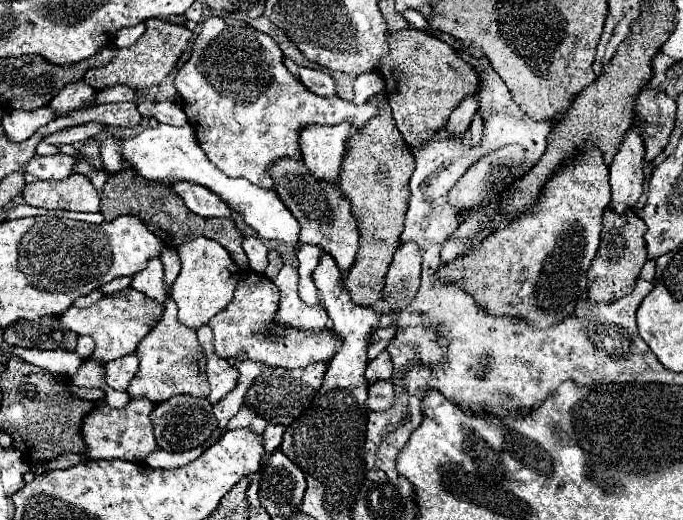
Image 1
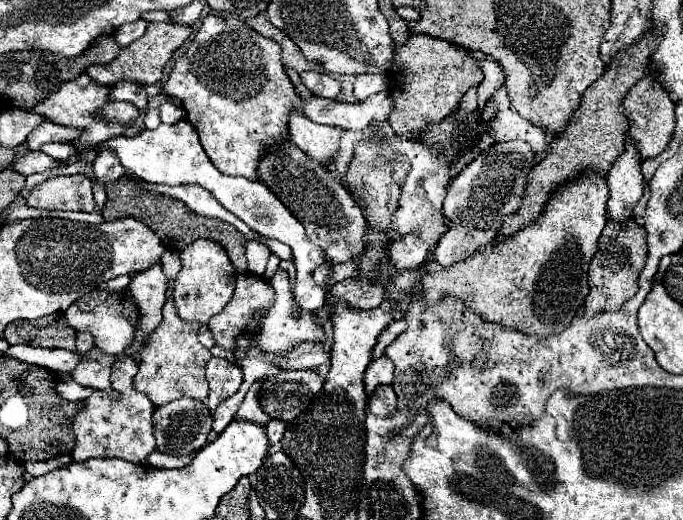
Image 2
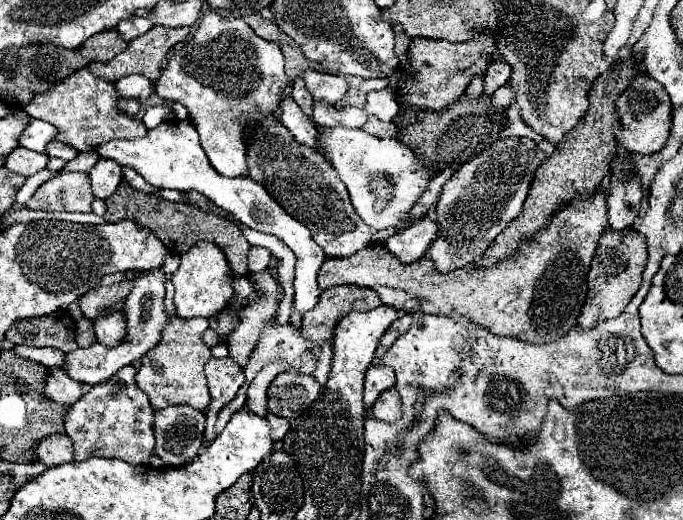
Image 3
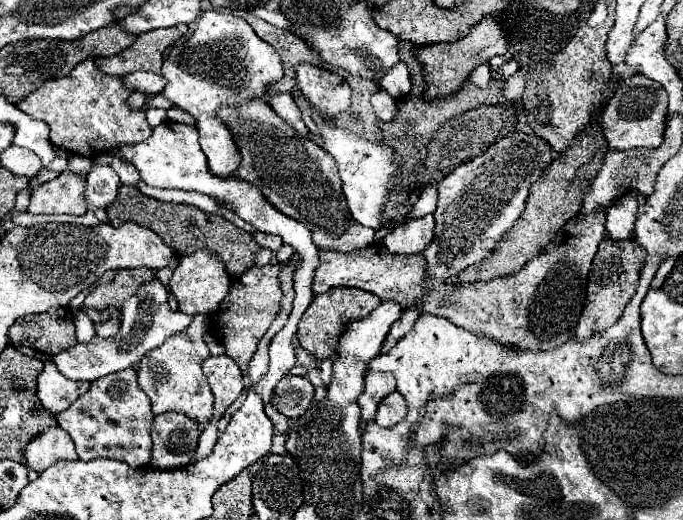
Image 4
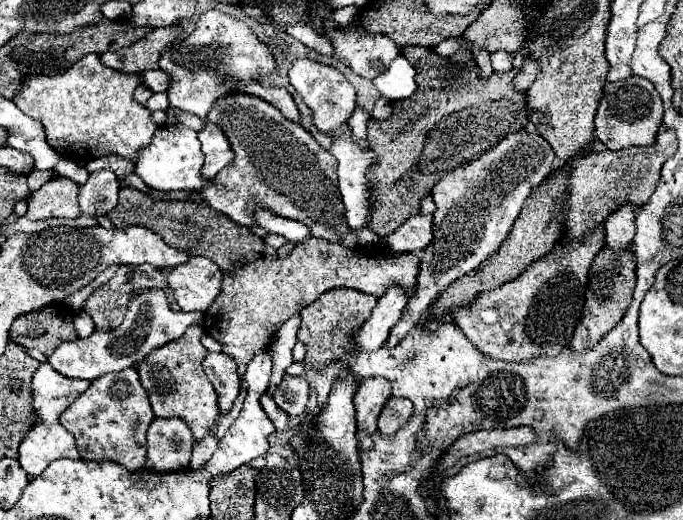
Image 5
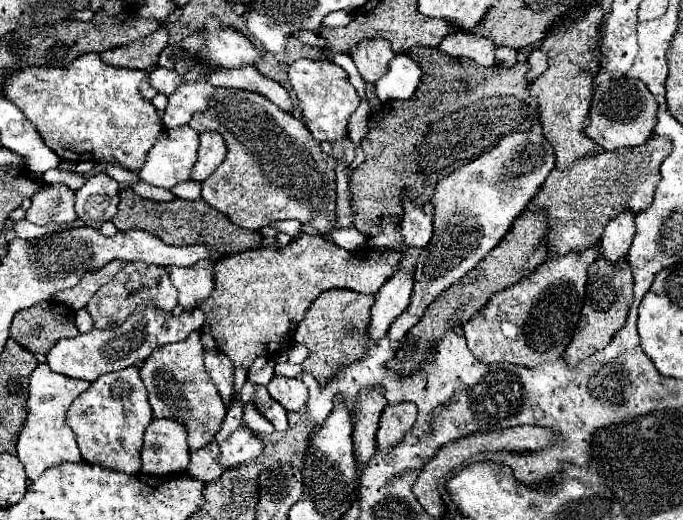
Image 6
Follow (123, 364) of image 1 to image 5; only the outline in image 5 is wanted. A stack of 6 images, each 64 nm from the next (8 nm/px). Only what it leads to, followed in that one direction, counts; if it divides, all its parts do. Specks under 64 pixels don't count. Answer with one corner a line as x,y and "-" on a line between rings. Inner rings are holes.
136,368
106,374
94,382
96,394
80,394
76,402
62,414
62,426
76,438
78,452
84,460
110,460
128,472
138,472
146,464
146,430
154,420
148,394
138,380

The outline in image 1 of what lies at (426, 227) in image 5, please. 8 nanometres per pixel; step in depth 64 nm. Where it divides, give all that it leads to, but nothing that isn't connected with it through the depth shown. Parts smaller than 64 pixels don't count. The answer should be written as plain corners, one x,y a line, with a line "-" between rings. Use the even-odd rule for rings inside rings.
402,242
394,252
386,274
386,288
382,290
382,300
400,304
394,308
394,314
398,314
416,296
420,288
420,264
422,256
416,242

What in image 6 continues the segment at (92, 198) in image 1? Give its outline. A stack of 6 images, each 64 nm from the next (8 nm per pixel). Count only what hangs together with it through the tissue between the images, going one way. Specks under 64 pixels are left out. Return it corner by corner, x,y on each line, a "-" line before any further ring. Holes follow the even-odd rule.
64,184
44,186
32,198
32,206
26,212
26,220
34,224
70,224
76,220
74,190

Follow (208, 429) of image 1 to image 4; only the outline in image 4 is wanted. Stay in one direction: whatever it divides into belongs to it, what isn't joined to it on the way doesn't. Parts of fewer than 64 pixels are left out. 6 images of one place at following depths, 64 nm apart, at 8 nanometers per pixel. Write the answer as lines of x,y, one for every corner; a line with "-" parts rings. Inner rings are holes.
160,414
152,422
152,460
150,466
158,470
176,470
192,462
198,444
198,424
184,414

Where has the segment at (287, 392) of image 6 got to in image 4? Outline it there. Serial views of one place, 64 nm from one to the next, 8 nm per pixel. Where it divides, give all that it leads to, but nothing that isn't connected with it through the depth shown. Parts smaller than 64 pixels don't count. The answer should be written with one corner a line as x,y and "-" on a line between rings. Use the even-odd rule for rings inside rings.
286,374
276,390
274,390
274,398
272,398
272,404
288,418
300,418
310,402
314,398
314,386
310,384
308,378
302,378
302,376
292,376
292,374

